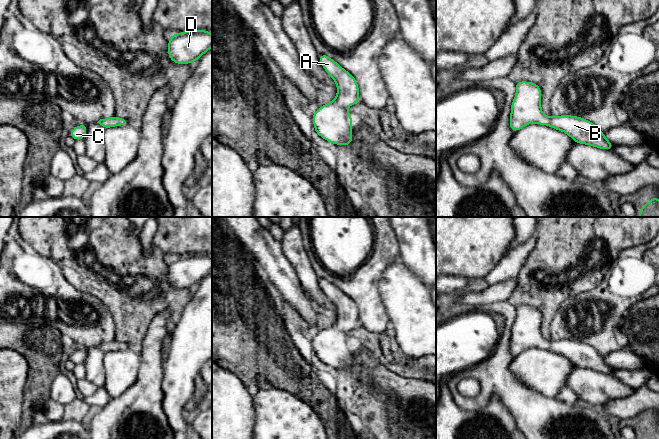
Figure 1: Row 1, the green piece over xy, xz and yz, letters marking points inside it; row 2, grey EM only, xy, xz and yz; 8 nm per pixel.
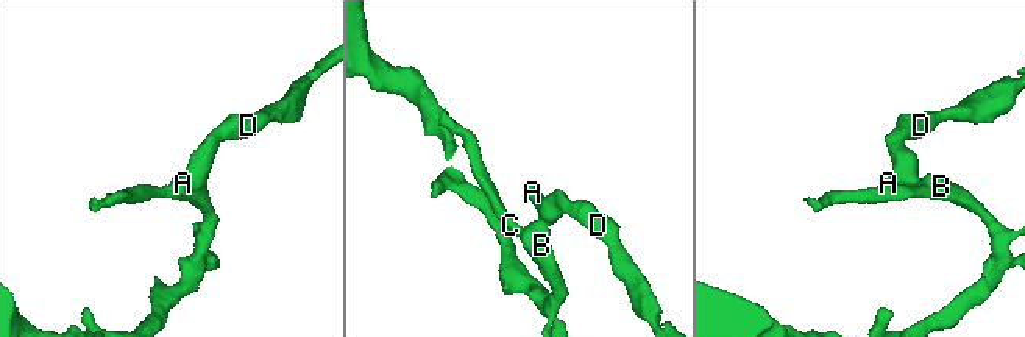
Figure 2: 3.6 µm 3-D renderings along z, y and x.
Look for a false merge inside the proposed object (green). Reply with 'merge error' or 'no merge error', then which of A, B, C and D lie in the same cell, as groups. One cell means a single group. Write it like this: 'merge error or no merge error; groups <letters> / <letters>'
no merge error; groups A B C D

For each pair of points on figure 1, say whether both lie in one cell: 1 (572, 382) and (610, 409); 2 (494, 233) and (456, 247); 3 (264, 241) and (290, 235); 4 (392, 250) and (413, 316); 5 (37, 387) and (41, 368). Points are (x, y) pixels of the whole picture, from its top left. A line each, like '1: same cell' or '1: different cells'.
1: different cells
2: same cell
3: different cells
4: different cells
5: same cell

